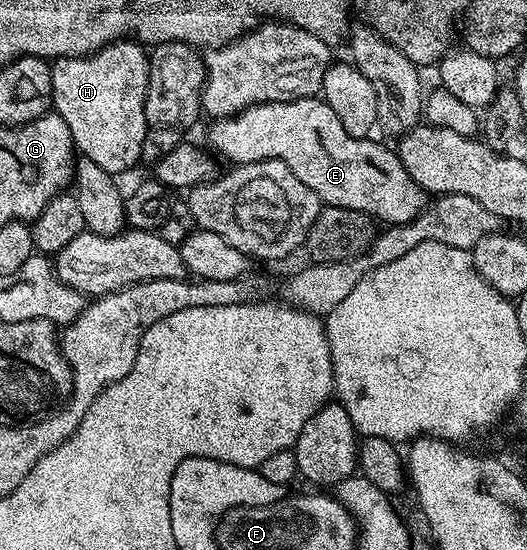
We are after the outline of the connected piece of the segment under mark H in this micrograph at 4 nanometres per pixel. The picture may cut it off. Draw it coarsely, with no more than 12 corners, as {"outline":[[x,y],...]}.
{"outline":[[121,41],[51,64],[73,147],[140,163],[149,58]]}

